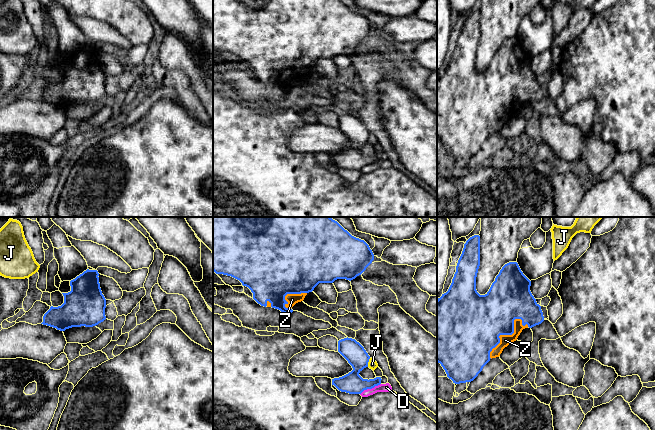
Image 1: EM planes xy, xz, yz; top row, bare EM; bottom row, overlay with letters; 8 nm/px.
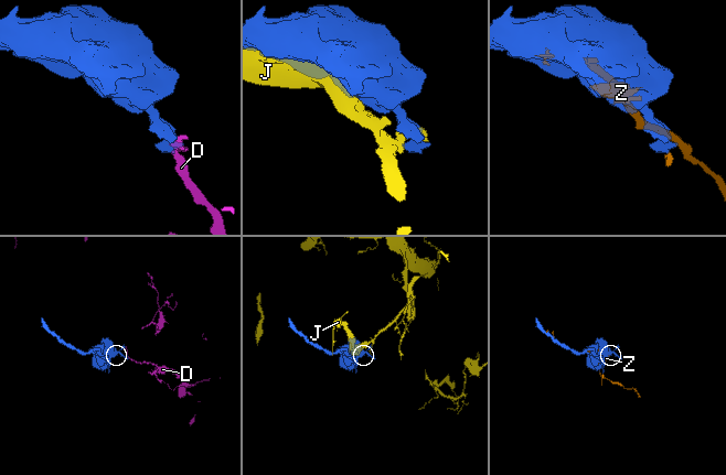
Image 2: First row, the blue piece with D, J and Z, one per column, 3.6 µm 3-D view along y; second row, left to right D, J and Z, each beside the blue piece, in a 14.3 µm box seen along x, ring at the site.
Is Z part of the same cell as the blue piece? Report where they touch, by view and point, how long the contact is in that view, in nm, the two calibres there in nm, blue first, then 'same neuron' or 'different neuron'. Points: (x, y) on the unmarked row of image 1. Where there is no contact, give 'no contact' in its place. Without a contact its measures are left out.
yz (509, 110) | 420 nm | 380/90 nm | same neuron

